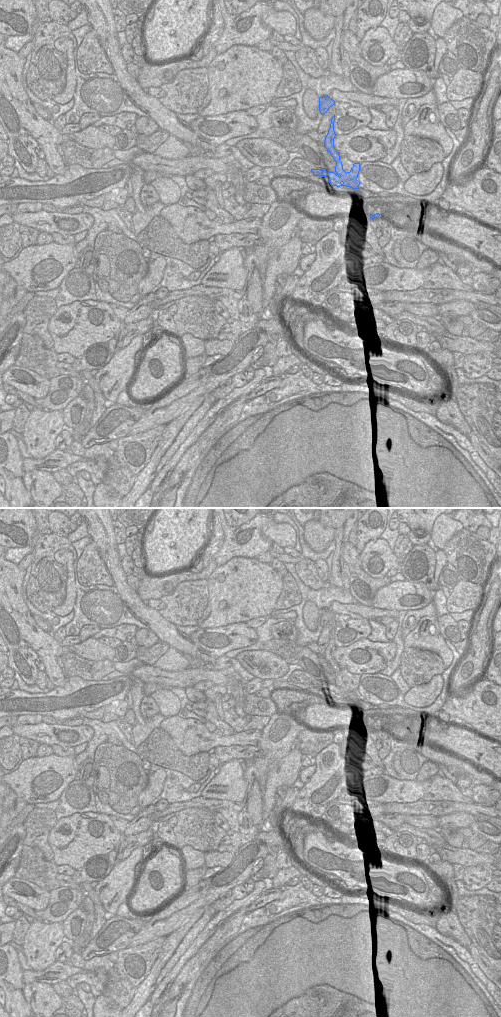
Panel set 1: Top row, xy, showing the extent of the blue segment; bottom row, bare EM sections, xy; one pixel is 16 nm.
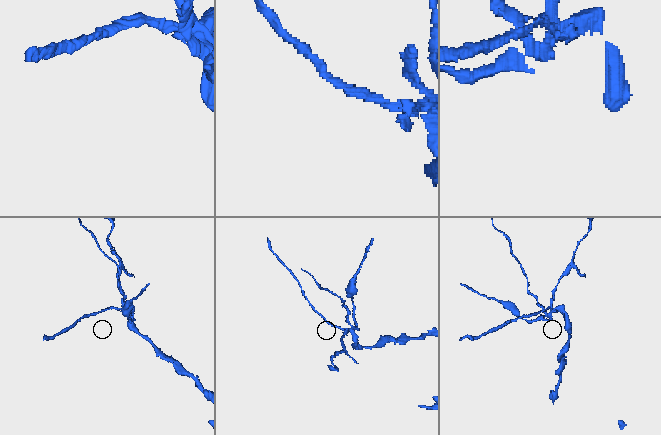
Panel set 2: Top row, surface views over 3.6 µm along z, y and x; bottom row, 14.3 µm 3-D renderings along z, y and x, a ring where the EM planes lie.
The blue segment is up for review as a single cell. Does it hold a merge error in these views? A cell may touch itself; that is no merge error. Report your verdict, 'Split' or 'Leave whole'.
Split

